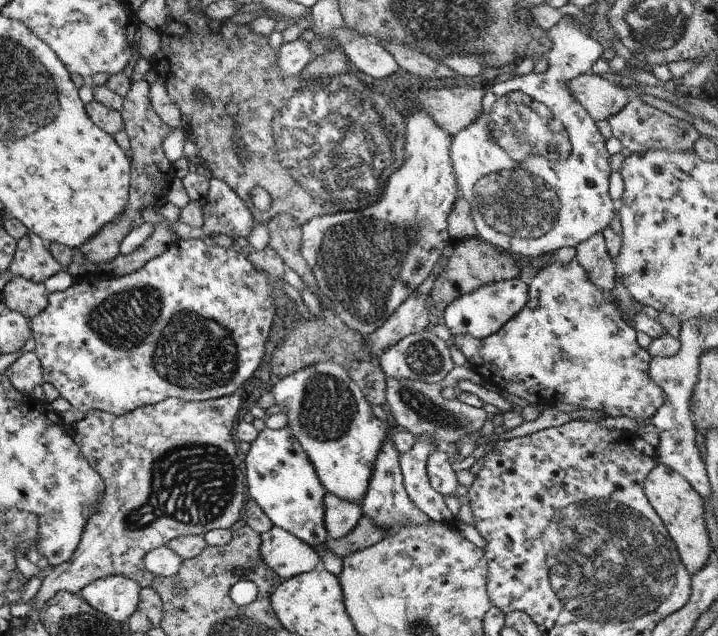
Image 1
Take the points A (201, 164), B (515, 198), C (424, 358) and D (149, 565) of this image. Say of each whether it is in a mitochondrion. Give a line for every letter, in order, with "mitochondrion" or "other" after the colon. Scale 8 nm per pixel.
A: other
B: mitochondrion
C: mitochondrion
D: other

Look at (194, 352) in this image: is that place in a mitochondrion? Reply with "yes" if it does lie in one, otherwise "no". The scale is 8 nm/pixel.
yes

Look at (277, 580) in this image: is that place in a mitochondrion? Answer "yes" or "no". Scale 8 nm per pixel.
no

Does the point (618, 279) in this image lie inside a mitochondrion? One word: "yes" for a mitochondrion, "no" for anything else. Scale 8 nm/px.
no

